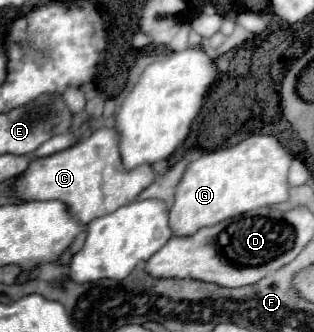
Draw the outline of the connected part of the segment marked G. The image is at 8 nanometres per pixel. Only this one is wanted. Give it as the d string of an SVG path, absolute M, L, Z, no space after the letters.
M256 133L228 149L197 150L191 154L190 167L178 183L174 205L170 207L170 227L174 235L194 235L202 227L242 215L246 211L288 201L290 151L274 137Z

